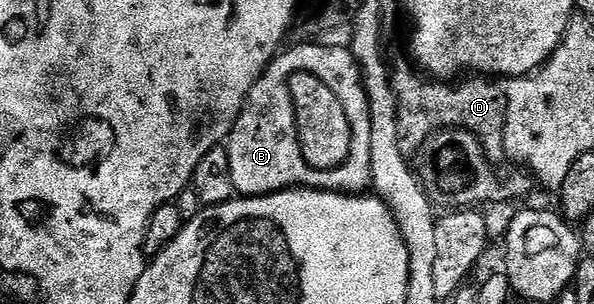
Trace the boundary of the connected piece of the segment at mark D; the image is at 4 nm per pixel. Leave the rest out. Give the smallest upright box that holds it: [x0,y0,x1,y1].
[389,60,506,162]

